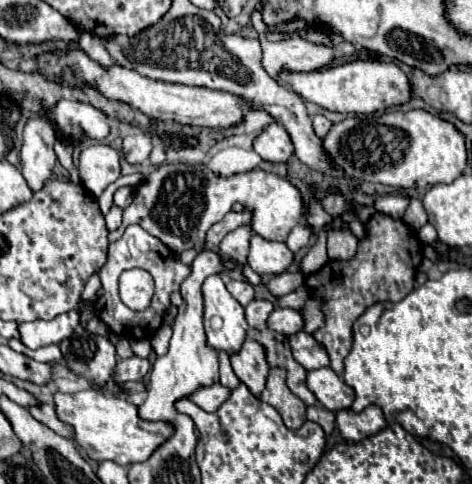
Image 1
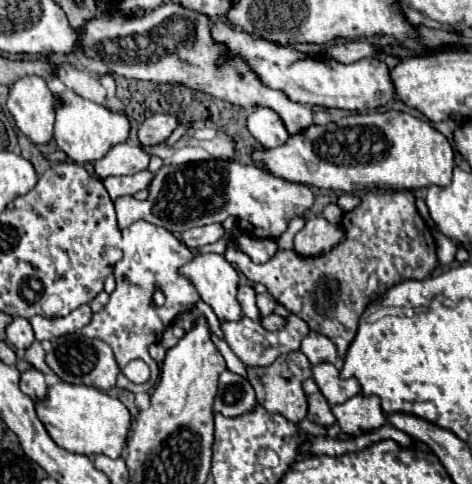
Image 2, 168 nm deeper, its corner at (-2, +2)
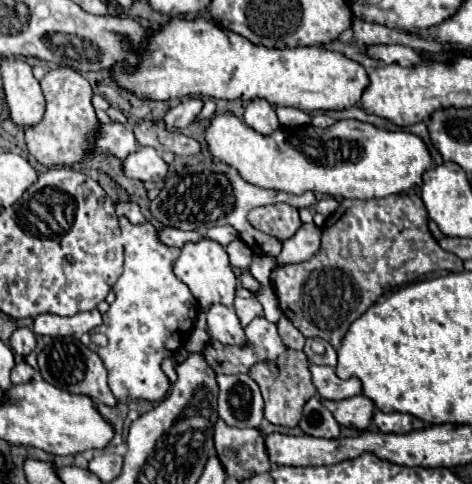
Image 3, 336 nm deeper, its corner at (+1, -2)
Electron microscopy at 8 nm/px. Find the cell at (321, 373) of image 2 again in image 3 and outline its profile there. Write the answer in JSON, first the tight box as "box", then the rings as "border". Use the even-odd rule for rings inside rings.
{"box":[310,364,362,400],"border":[[[310,364],[310,372],[312,372],[312,382],[314,382],[320,398],[344,400],[344,398],[352,398],[352,396],[362,394],[362,382],[354,376],[348,380],[340,380],[336,376],[334,368],[318,366],[318,364]]]}

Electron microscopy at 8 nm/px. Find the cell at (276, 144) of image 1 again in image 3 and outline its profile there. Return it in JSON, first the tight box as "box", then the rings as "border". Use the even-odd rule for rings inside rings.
{"box":[244,98,280,134],"border":[[[256,98],[246,106],[244,122],[260,134],[272,134],[280,128],[274,108],[268,102],[264,102],[264,98]]]}

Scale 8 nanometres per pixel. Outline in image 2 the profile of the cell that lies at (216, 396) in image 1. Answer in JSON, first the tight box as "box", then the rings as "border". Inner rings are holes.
{"box":[213,370,255,416],"border":[[[227,370],[219,376],[219,390],[213,402],[215,412],[223,416],[239,416],[253,410],[255,402],[255,392],[245,378]]]}

